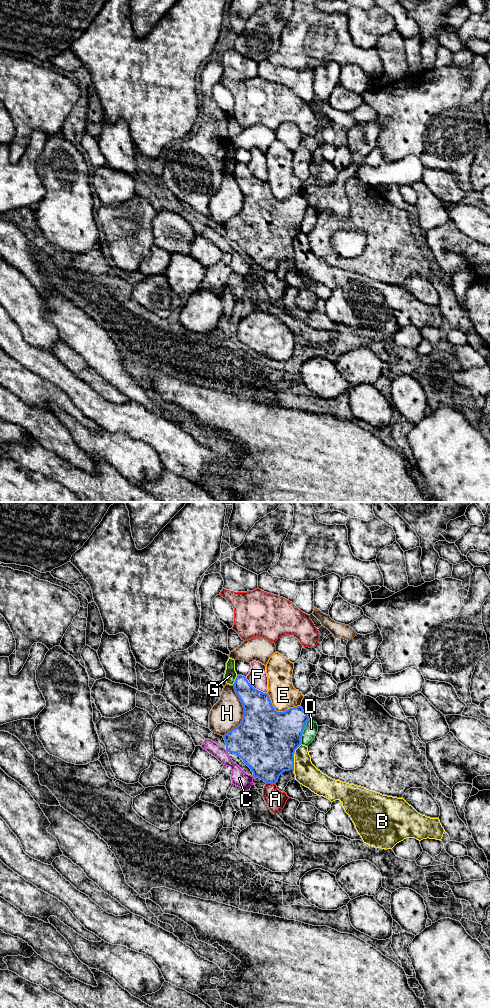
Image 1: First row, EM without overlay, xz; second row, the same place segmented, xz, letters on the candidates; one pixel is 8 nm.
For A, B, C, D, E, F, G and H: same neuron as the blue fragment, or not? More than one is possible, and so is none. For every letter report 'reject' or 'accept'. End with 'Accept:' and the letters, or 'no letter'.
A: reject
B: reject
C: reject
D: reject
E: reject
F: reject
G: reject
H: reject
Accept: no letter

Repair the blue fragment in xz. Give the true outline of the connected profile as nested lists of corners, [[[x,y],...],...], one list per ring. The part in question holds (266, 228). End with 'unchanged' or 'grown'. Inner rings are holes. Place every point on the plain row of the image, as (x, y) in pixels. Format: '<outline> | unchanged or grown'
[[[237,163],[233,174],[244,202],[241,211],[223,224],[226,238],[240,245],[254,265],[276,272],[283,260],[294,258],[294,241],[301,233],[301,224],[309,205],[301,194],[277,200],[268,181],[255,177],[245,164]]] | unchanged

